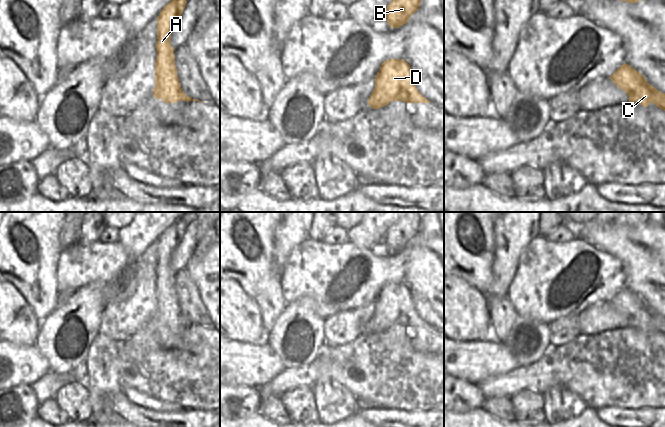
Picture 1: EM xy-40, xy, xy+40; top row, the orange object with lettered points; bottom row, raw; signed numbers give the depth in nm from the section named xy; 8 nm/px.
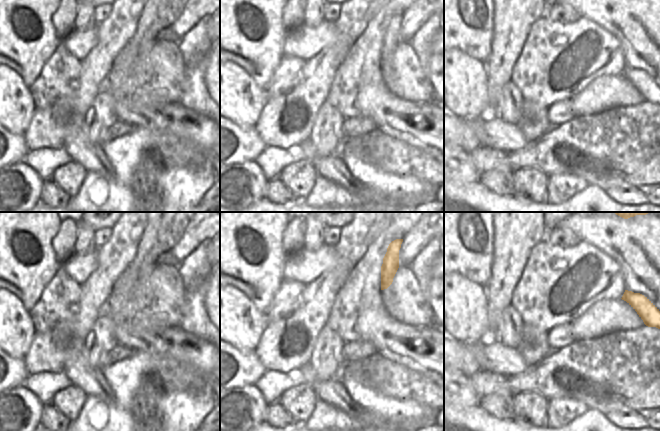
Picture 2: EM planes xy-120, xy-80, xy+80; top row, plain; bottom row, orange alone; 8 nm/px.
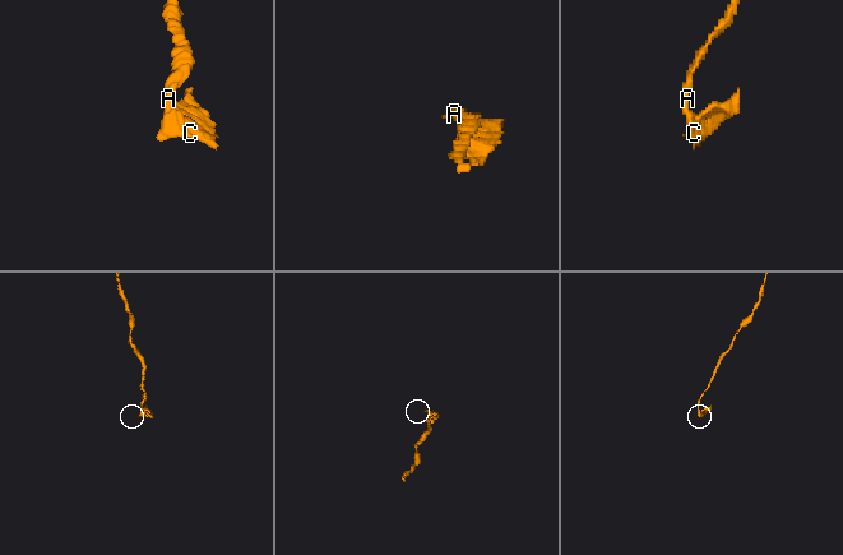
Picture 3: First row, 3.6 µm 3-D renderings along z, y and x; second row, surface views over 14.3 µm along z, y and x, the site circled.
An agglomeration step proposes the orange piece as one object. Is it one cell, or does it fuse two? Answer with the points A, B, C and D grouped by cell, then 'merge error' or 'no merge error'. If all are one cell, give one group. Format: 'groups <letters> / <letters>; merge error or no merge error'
groups A B / C D; merge error

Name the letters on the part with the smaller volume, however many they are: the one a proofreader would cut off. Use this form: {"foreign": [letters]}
{"foreign": ["C", "D"]}

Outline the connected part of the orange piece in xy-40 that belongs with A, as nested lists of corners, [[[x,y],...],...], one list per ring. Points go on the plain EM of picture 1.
[[[176,221],[167,227],[157,242],[157,282],[155,293],[162,293],[166,286],[168,289],[175,287],[174,272],[171,270],[171,256],[179,244],[187,225],[184,221]]]

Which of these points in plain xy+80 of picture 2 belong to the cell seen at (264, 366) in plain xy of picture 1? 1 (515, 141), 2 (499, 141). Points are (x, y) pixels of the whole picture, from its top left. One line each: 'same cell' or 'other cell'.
1: same cell
2: same cell

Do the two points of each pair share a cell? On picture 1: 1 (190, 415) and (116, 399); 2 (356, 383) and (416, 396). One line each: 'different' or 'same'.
1: same
2: same

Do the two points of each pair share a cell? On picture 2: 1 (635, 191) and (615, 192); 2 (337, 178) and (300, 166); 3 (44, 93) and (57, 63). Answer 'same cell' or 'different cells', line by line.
1: same cell
2: different cells
3: same cell

